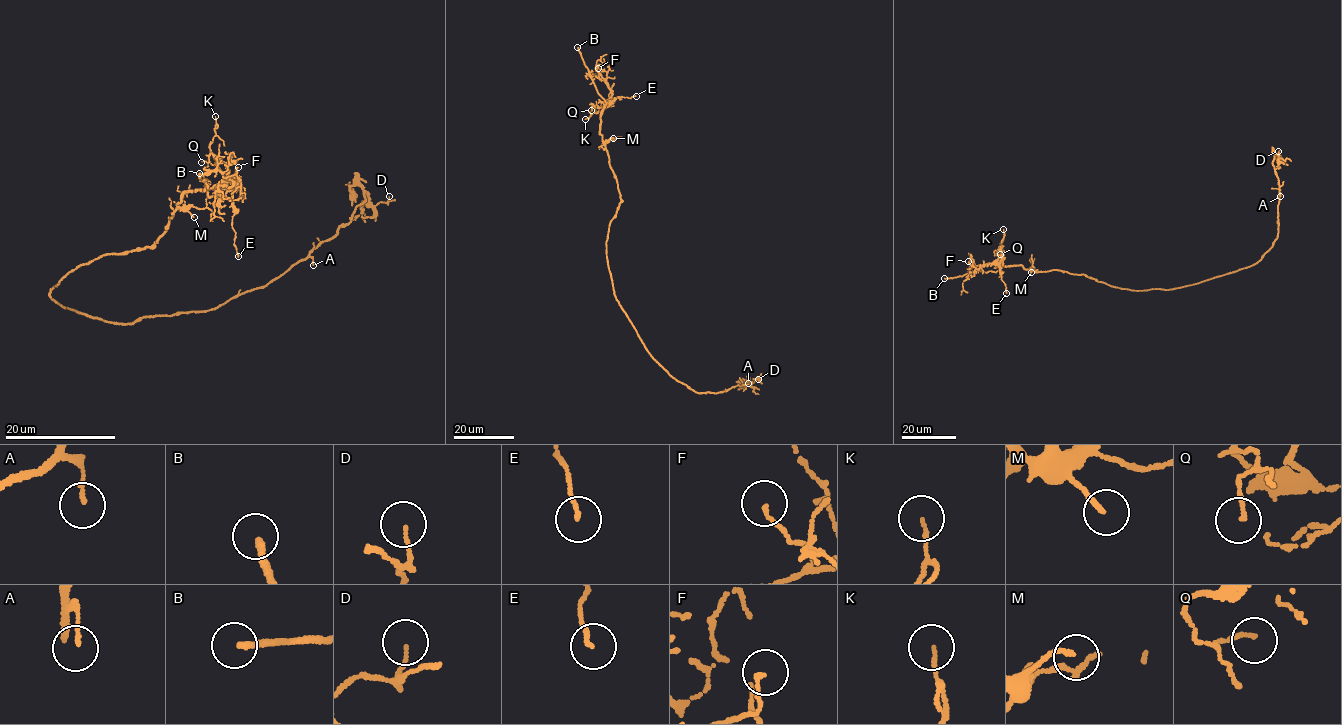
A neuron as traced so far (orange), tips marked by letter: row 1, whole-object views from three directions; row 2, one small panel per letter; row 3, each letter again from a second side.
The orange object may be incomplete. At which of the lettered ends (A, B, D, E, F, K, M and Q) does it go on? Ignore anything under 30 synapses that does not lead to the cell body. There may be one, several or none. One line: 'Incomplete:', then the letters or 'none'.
Incomplete: B

